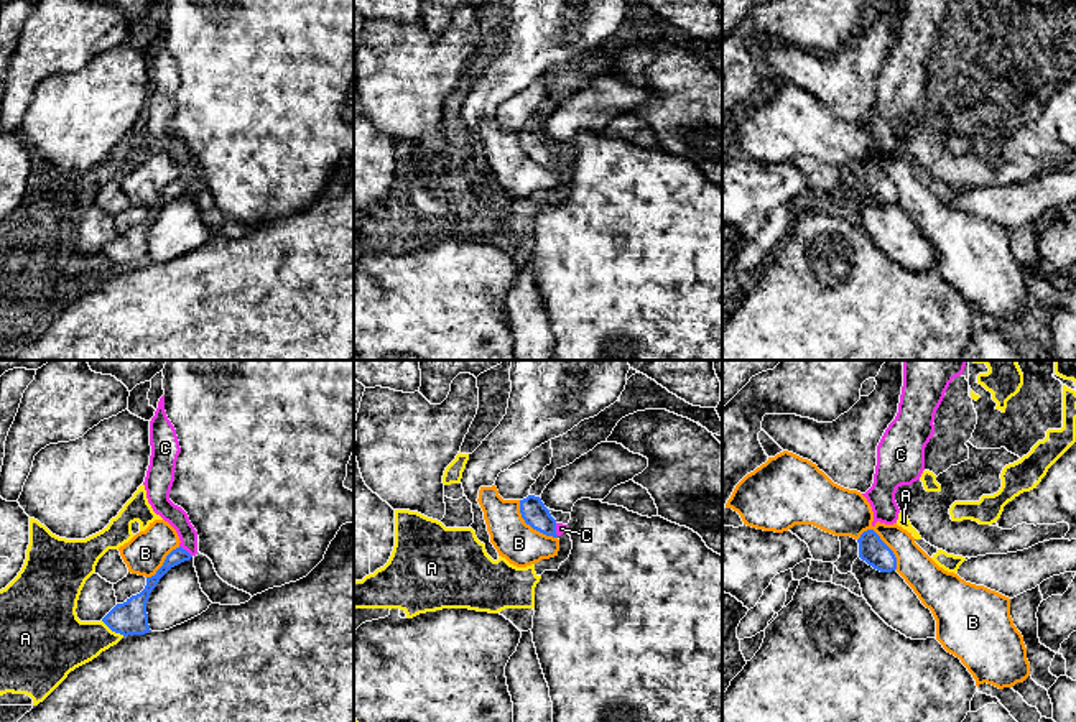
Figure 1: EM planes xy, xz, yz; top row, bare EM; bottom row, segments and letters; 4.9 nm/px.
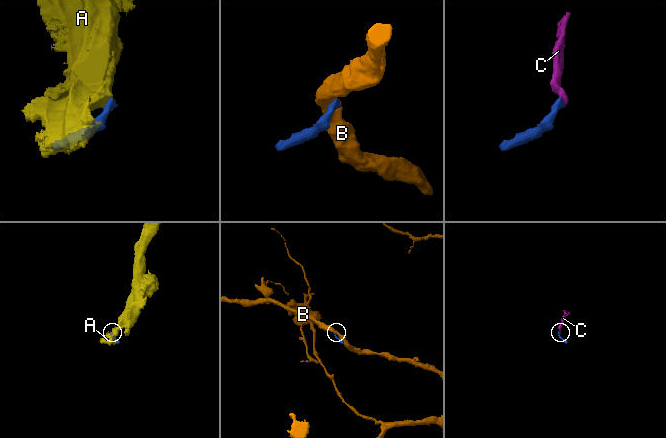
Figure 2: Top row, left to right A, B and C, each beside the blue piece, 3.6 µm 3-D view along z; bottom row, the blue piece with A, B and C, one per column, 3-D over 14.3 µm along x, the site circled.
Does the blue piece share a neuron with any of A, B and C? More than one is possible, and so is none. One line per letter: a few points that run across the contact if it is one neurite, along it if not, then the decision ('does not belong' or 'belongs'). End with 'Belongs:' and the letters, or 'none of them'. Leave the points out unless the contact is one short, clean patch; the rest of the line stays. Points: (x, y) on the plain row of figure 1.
A: does not belong
B: yz (864, 161), (872, 161), (892, 183), (895, 201) | does not belong
C: xy (176, 188), (186, 183), (186, 163), (176, 148) | belongs
Belongs: C

